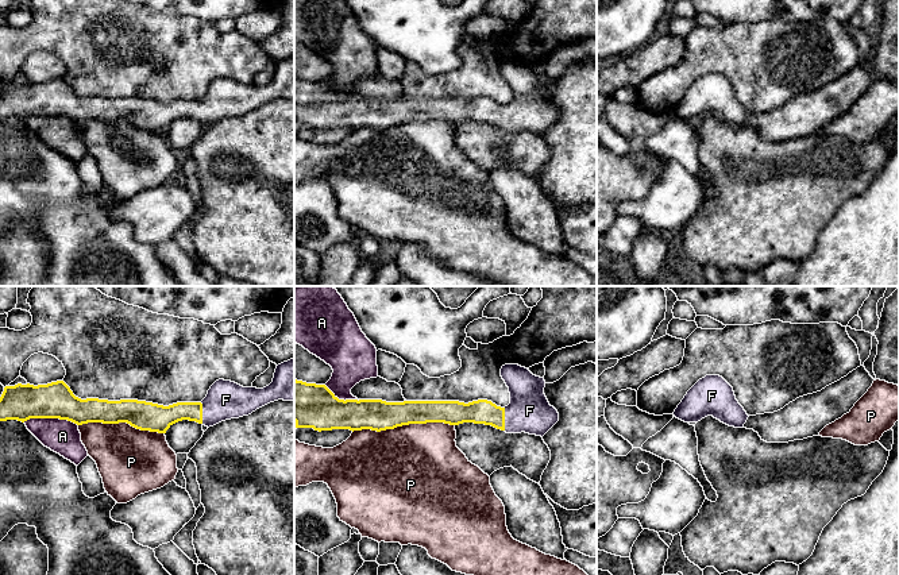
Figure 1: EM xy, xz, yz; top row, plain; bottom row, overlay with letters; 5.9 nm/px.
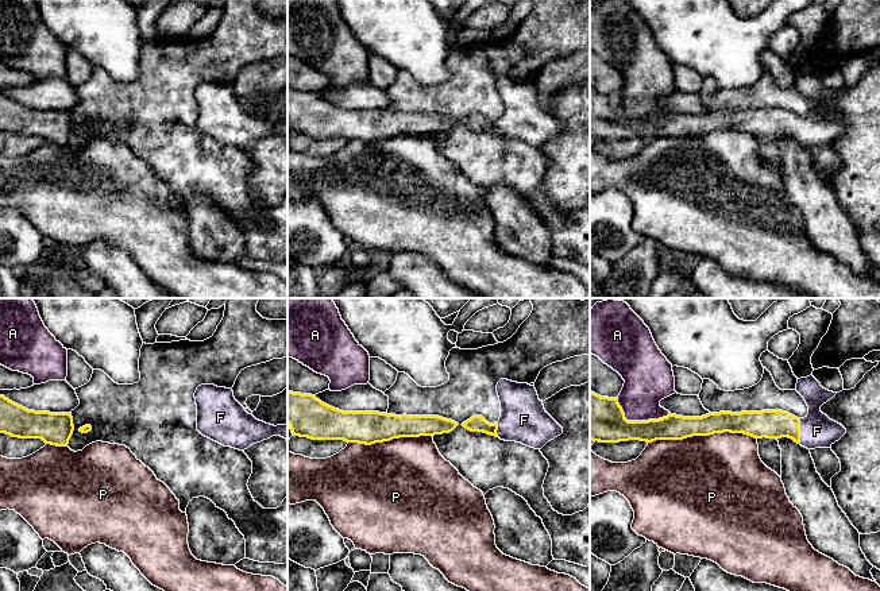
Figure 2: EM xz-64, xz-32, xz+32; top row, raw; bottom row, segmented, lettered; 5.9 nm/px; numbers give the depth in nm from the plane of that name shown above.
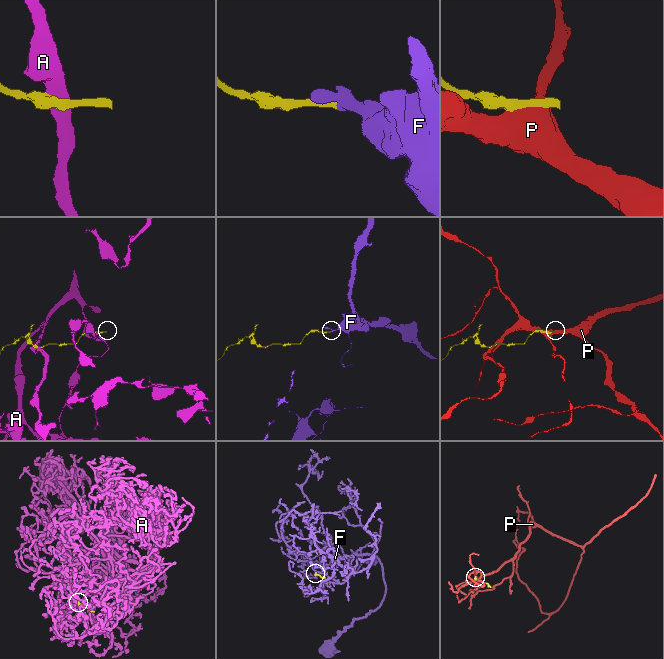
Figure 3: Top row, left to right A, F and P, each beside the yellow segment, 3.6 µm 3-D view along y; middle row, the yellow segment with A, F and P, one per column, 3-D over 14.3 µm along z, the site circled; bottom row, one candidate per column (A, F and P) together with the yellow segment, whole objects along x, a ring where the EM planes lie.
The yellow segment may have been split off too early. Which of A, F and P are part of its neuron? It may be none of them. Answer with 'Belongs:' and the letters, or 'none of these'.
Belongs: F

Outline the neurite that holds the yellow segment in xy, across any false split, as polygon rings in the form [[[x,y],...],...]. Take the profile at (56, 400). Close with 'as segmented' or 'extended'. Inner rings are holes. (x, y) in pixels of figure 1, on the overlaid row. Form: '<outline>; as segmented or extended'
[[[294,358],[278,364],[273,382],[263,389],[219,379],[201,402],[177,402],[169,406],[138,400],[81,400],[63,381],[38,386],[18,383],[4,387],[0,421],[59,418],[77,425],[127,422],[140,431],[166,433],[173,424],[182,420],[209,428],[225,420],[248,416],[278,400],[294,401]]]; extended

